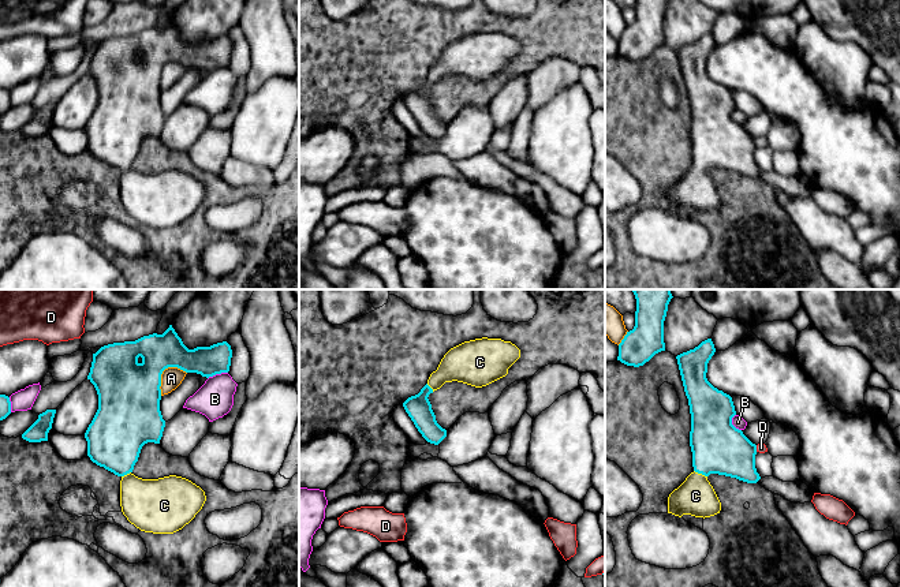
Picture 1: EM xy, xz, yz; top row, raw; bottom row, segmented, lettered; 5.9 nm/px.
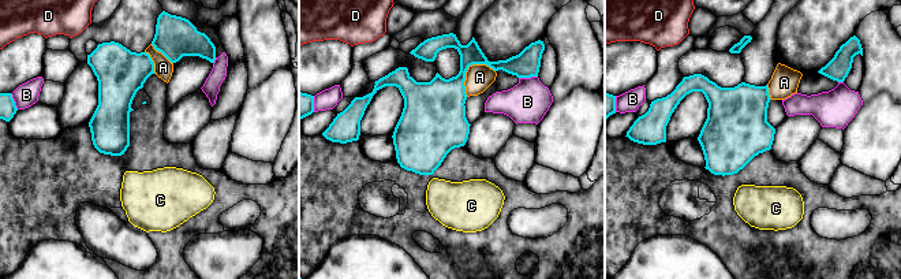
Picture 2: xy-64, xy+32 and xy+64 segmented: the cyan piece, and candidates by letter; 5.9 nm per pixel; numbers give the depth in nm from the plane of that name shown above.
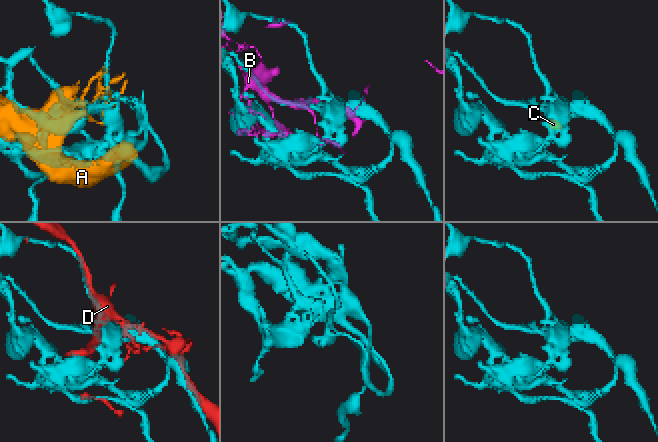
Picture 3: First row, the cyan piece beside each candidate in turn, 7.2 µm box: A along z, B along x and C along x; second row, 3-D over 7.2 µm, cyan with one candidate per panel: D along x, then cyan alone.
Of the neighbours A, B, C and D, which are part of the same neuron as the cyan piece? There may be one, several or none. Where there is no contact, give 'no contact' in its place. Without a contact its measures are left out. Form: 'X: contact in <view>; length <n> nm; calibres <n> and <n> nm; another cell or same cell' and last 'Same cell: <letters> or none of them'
A: contact in xy; length 220 nm; calibres 360 and 120 nm; another cell
B: contact in xy; length 130 nm; calibres 180 and 220 nm; another cell
C: contact in yz; length 90 nm; calibres 320 and 220 nm; same cell
D: contact in yz; length 40 nm; calibres 320 and 60 nm; another cell
Same cell: C

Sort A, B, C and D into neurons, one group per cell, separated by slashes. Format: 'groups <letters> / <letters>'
groups A / B / C / D

